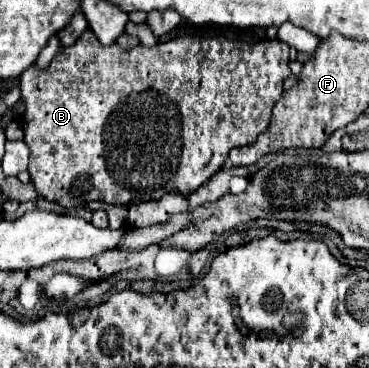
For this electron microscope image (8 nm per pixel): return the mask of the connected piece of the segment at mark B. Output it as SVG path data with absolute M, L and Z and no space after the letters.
M85 30L81 38L73 46L63 46L57 56L51 60L49 68L41 70L35 64L21 74L21 98L25 102L25 116L23 116L23 132L25 142L31 148L29 158L29 174L31 182L39 196L49 202L59 204L61 208L77 208L85 206L85 202L103 200L109 204L133 206L137 202L157 200L167 192L179 190L181 194L189 196L195 192L203 182L207 182L215 172L221 170L227 152L245 144L255 142L255 138L269 126L271 110L275 102L283 94L283 82L291 74L289 70L289 44L281 40L265 40L265 42L241 42L231 40L225 36L179 36L167 42L161 42L153 48L135 46L131 50L123 50L117 42L111 46L101 46L93 30Z

